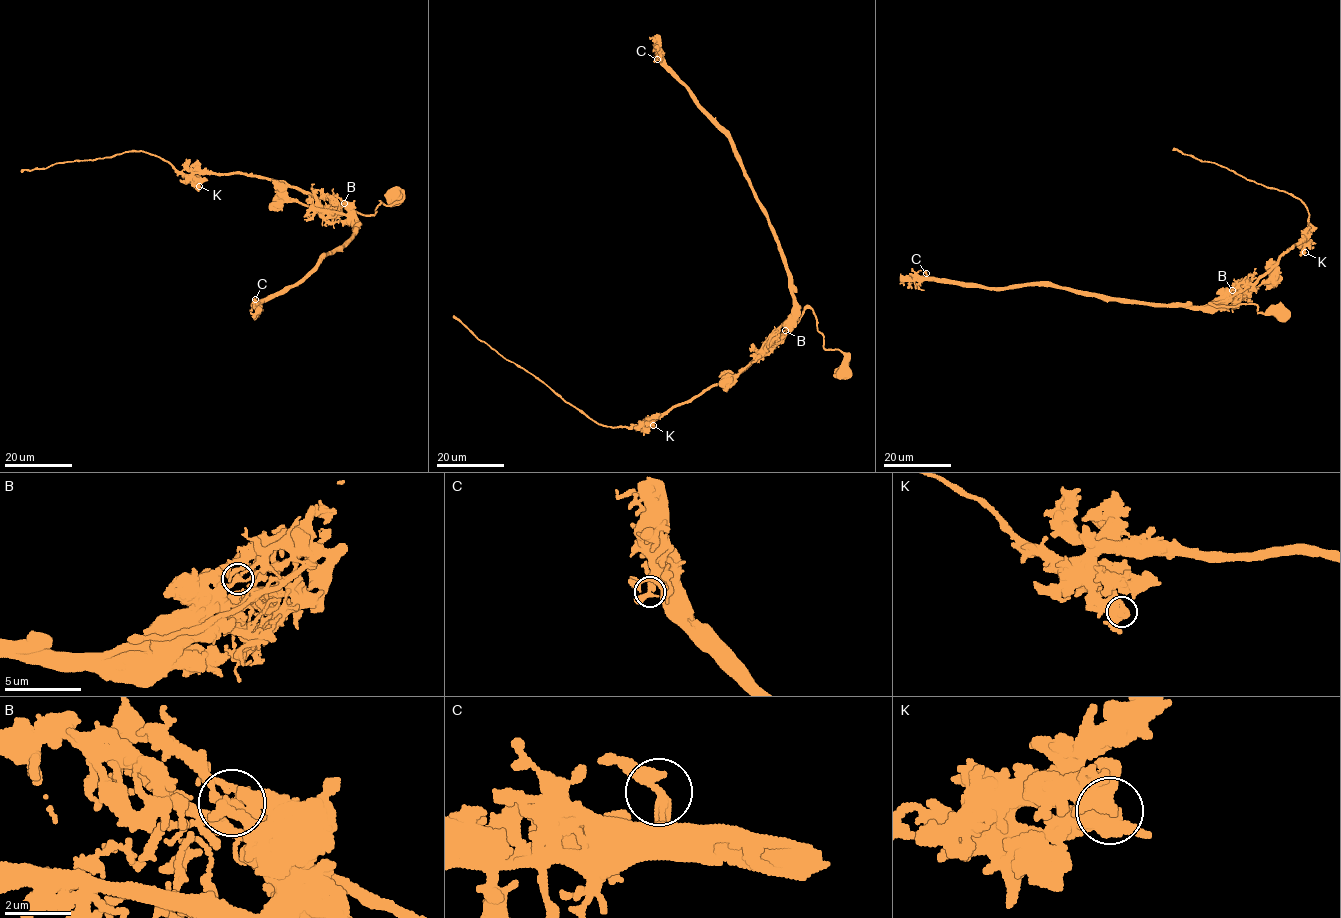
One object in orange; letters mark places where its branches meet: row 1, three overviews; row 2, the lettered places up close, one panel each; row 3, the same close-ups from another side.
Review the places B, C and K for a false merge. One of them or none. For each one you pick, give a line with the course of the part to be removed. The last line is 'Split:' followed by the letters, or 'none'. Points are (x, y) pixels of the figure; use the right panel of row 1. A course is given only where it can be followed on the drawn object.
B: Course of the part to remove: (1232, 290), (1243, 282), (1256, 282), (1293, 244), (1309, 233), (1307, 208), (1298, 198), (1286, 191), (1173, 150)
Split: B

